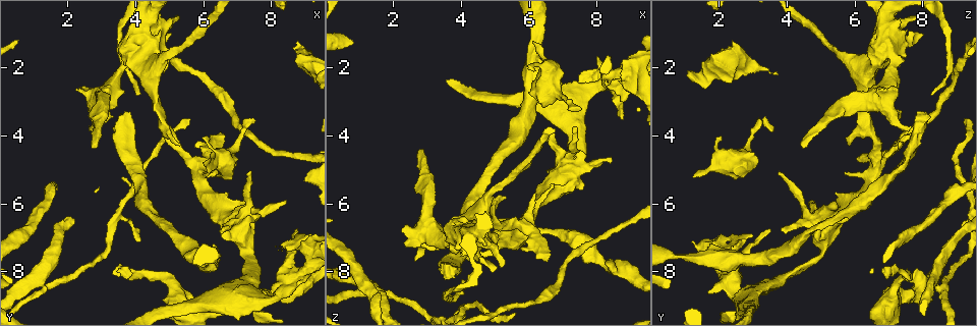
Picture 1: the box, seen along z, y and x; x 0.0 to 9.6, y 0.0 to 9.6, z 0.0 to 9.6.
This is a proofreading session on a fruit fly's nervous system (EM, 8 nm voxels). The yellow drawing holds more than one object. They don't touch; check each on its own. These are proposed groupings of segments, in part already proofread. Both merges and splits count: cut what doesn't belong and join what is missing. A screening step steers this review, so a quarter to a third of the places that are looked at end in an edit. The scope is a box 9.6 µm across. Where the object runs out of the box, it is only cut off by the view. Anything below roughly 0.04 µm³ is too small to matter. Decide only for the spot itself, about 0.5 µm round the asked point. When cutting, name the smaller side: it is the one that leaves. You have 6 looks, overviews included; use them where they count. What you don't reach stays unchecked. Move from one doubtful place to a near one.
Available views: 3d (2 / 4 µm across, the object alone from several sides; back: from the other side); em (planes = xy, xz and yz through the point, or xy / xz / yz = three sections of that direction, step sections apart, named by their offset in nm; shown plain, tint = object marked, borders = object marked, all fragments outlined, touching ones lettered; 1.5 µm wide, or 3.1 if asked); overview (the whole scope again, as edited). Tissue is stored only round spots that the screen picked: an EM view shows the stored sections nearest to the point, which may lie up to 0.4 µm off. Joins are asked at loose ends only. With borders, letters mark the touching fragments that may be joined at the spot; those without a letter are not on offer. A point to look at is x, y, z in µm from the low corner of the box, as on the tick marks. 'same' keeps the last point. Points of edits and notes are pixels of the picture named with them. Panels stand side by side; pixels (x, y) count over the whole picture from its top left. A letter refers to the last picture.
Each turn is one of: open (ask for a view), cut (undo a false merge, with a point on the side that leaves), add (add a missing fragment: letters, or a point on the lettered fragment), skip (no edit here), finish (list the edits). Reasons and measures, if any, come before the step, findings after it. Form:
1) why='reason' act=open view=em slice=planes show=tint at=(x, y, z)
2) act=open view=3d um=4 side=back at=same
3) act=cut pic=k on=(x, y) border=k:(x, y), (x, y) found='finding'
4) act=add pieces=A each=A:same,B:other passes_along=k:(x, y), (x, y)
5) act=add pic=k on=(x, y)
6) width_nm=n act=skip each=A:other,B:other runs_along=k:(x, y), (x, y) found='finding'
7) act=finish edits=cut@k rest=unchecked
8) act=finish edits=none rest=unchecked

why='thin end' act=open view=em slice=planes show=borders at=(7.55, 3.55, 3.15)

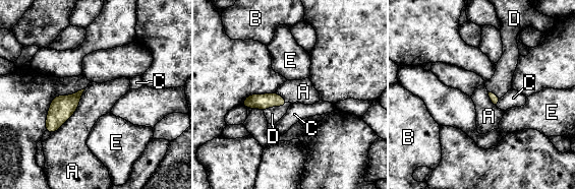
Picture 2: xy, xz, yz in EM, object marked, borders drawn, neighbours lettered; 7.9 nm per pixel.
longest_contact=A:460nm act=add pieces=D each=A:other,B:other,C:other,D:same,E:other found='the neuron continues'

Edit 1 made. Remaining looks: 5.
why='redraw' act=open view=overview

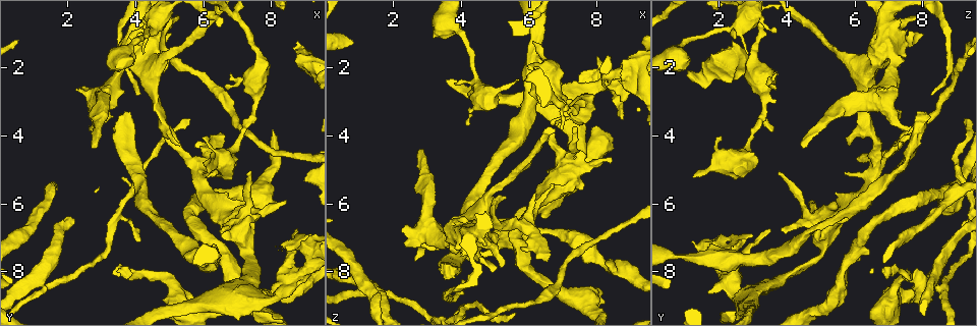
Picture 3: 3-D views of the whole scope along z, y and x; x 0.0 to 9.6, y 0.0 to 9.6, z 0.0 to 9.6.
why='stops while still wide' act=open view=em slice=planes show=tint at=(8.75, 1.25, 2.35)

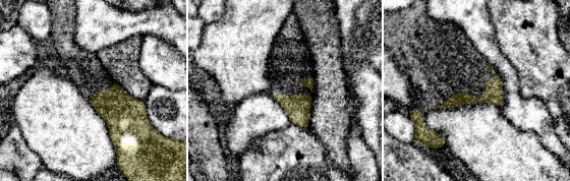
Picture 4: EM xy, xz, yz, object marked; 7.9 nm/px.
act=open view=em slice=planes show=borders at=same

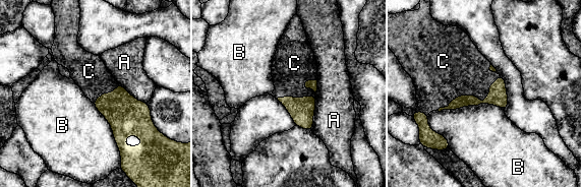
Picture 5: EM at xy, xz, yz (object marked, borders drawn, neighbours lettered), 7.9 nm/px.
longest_contact=C:600nm act=add pieces=C each=A:other,B:other,C:same passes_along=5:(498, 95), (475, 95), (458, 68) found='it goes on there'

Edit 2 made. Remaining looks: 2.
why='a narrow waist' act=open view=em slice=xy step=8 show=tint at=(3.60, 1.95, 7.10)

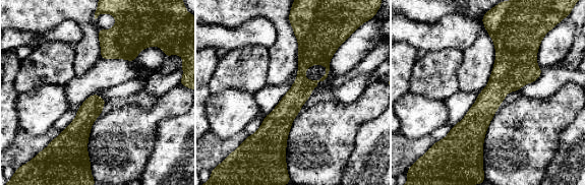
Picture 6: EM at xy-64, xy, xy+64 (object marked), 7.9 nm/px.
why='another direction' act=open view=em slice=planes show=borders at=same

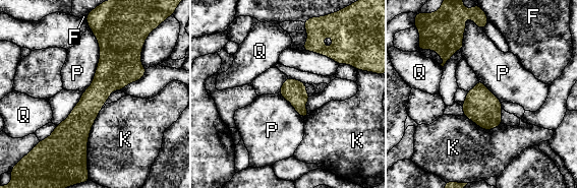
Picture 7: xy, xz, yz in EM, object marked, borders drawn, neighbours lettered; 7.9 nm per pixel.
act=skip each=F:other,K:other,P:other,Q:other runs_along=7:(98, 32), (107, 79), (81, 152) found='one neuron here'

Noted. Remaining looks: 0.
act=finish edits=add@2,add@5 rest=unchecked

